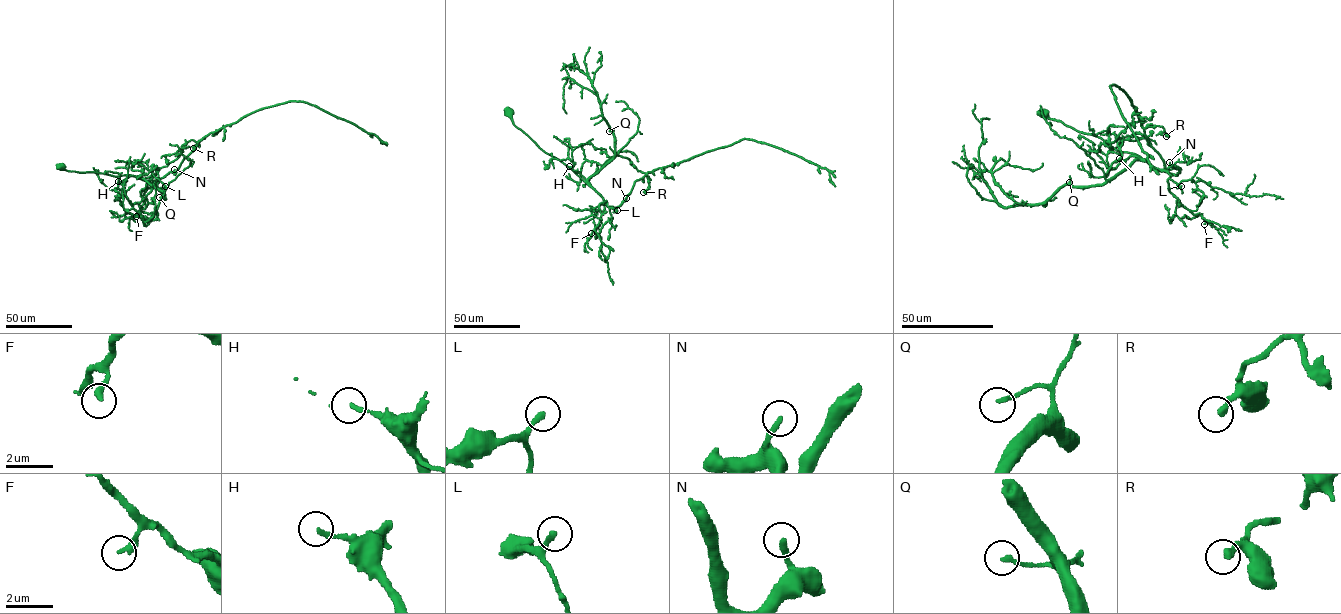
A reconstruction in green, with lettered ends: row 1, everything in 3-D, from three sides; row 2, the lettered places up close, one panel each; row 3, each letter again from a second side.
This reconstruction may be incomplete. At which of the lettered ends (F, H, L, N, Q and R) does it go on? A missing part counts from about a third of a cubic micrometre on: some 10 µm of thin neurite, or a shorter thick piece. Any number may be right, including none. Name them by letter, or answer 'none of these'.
R

